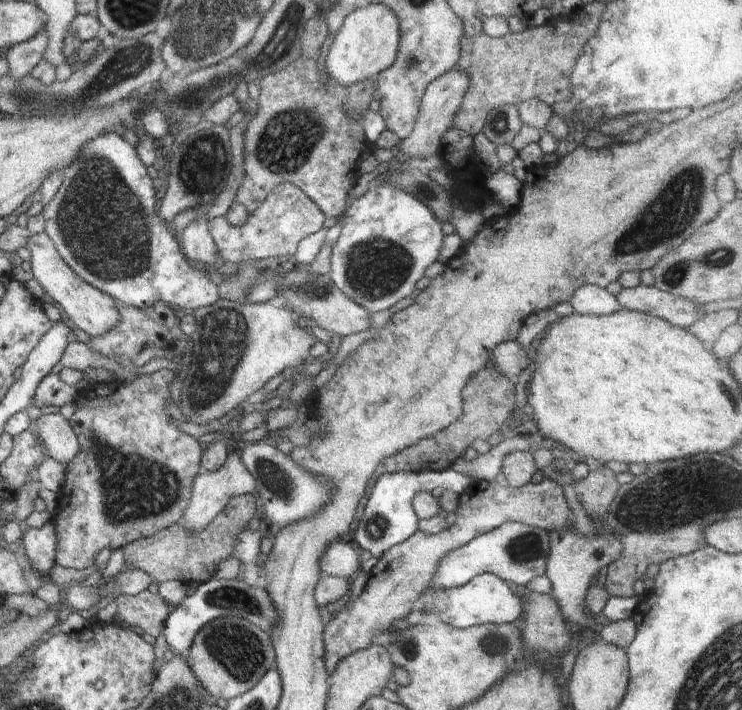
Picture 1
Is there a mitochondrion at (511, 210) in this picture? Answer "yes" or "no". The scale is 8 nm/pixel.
no

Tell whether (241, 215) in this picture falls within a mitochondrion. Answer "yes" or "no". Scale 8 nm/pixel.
no

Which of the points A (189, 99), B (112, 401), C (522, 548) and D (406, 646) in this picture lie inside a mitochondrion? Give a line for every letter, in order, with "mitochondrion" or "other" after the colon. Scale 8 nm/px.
A: mitochondrion
B: other
C: mitochondrion
D: mitochondrion

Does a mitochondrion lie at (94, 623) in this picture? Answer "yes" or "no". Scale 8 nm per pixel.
no

